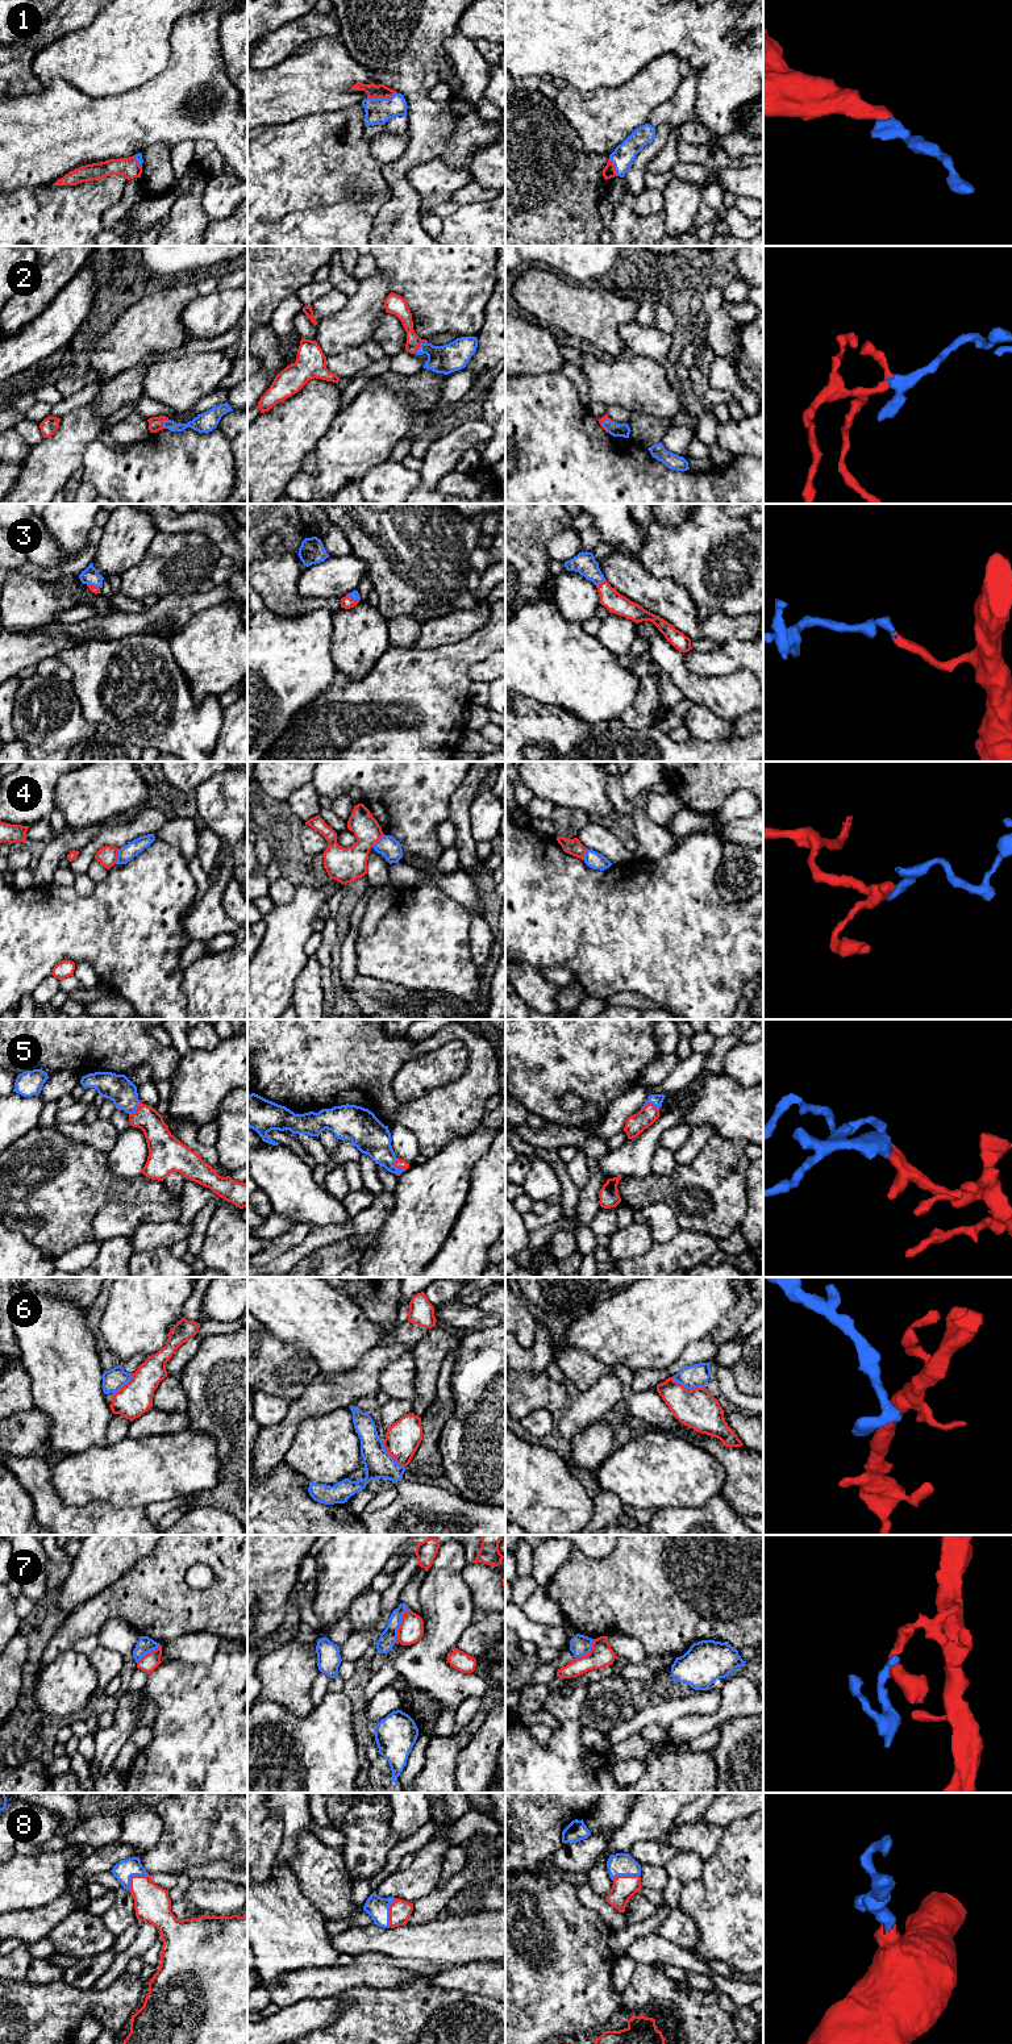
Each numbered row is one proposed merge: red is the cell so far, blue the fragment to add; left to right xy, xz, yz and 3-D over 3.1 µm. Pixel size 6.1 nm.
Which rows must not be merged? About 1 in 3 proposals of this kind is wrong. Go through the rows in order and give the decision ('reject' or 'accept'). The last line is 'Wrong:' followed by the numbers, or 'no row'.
1: accept
2: accept
3: accept
4: reject
5: accept
6: reject
7: reject
8: accept
Wrong: 4, 6, 7

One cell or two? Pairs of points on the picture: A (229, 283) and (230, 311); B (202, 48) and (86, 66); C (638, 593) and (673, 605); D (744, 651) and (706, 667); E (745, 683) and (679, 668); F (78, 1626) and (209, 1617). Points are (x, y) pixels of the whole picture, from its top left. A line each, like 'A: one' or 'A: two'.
A: two
B: two
C: one
D: one
E: one
F: one

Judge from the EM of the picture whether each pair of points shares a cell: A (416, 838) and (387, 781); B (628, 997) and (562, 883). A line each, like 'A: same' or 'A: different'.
A: same
B: different

